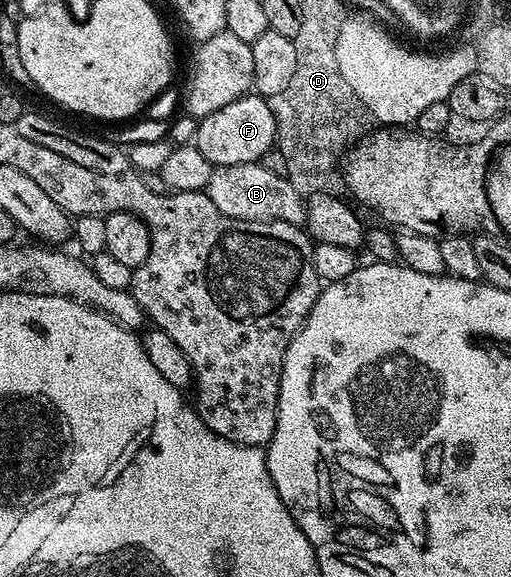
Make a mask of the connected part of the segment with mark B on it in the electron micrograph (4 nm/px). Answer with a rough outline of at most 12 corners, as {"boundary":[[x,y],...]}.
{"boundary":[[260,162],[215,167],[205,193],[245,221],[302,224],[304,196]]}

